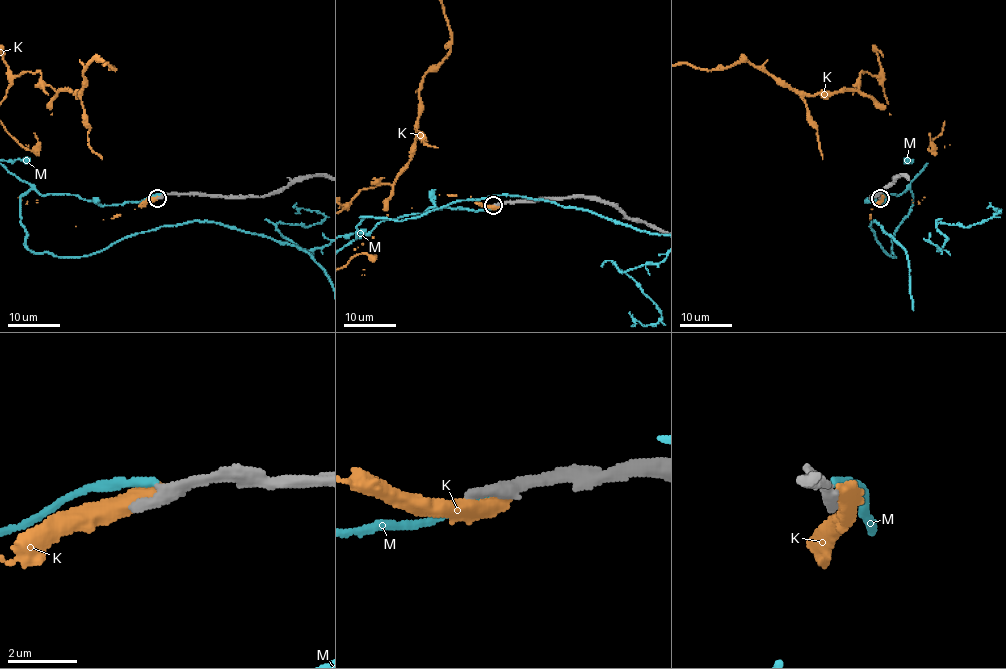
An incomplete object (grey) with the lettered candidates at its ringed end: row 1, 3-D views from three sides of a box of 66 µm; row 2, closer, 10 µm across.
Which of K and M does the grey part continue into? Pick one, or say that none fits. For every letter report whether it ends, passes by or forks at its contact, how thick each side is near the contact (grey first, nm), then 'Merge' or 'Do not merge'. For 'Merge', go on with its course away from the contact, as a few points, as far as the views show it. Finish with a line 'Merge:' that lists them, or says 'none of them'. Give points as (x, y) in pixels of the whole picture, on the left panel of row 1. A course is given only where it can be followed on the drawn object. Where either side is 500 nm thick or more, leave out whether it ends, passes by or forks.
K: Thickness 480 nm (grey) against 550 nm. Do not merge
M: It ends there. Thickness 480 nm (grey) against 200 nm. Do not merge
Merge: none of them

